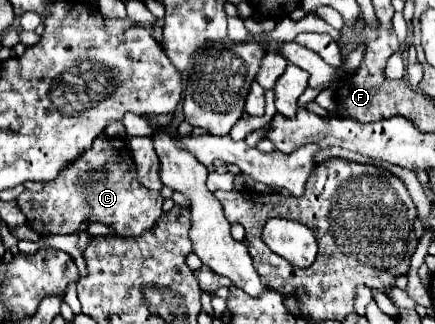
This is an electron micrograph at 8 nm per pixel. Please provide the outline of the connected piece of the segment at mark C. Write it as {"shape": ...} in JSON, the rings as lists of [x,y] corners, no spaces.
{"shape":[[[103,134],[95,138],[93,148],[83,152],[83,158],[77,158],[73,164],[65,166],[55,180],[45,182],[41,192],[33,194],[25,190],[19,202],[23,214],[35,214],[25,218],[27,226],[39,236],[81,232],[87,224],[95,222],[107,224],[119,236],[141,236],[157,226],[159,218],[163,216],[161,206],[161,194],[139,184],[129,150],[125,146],[115,148]]]}

